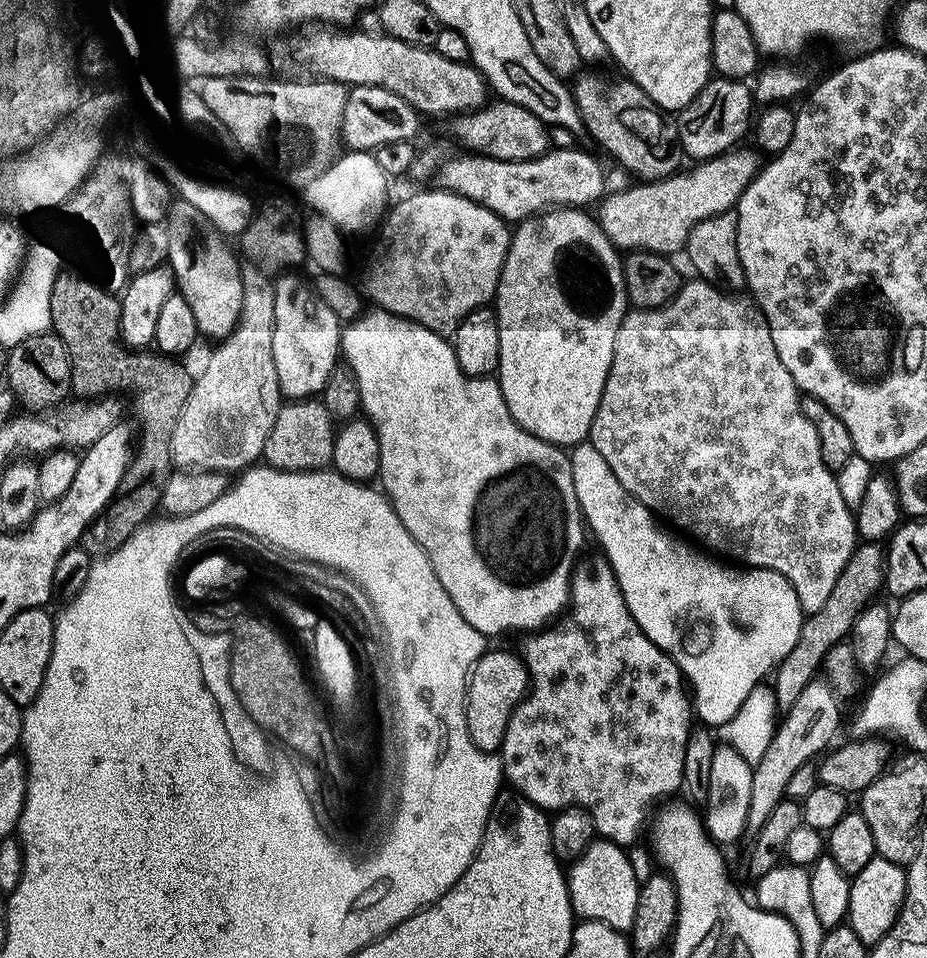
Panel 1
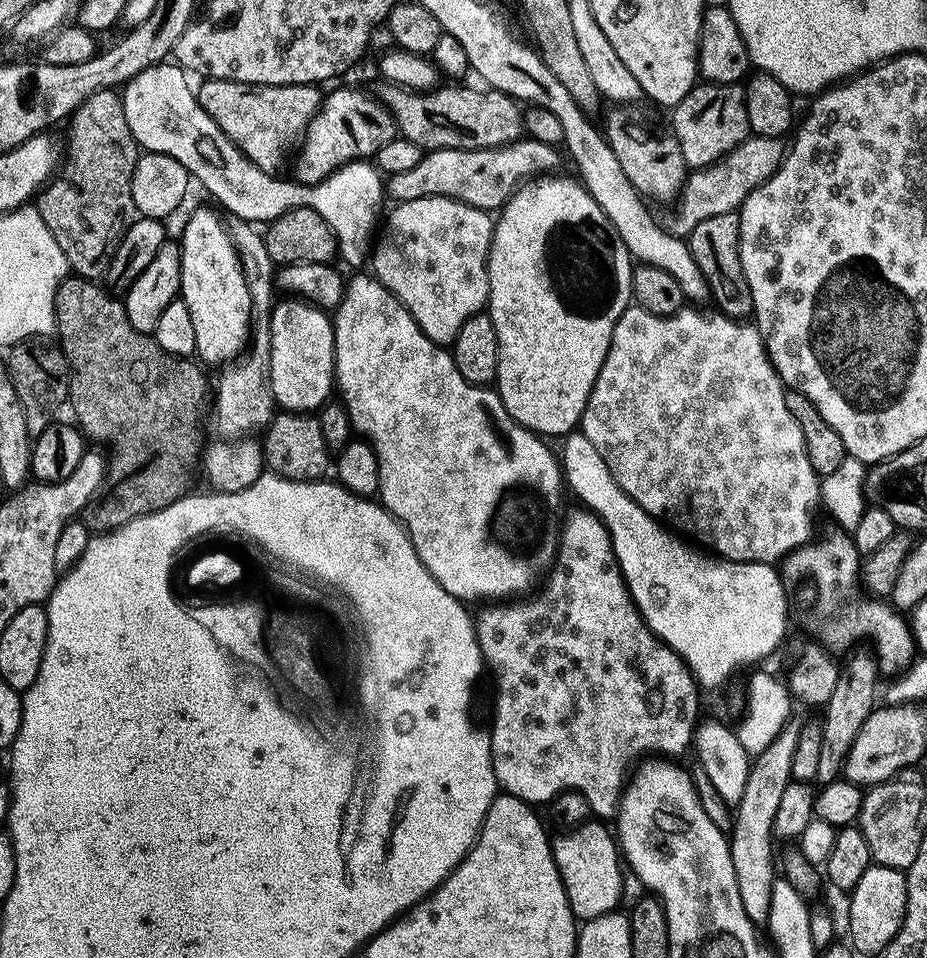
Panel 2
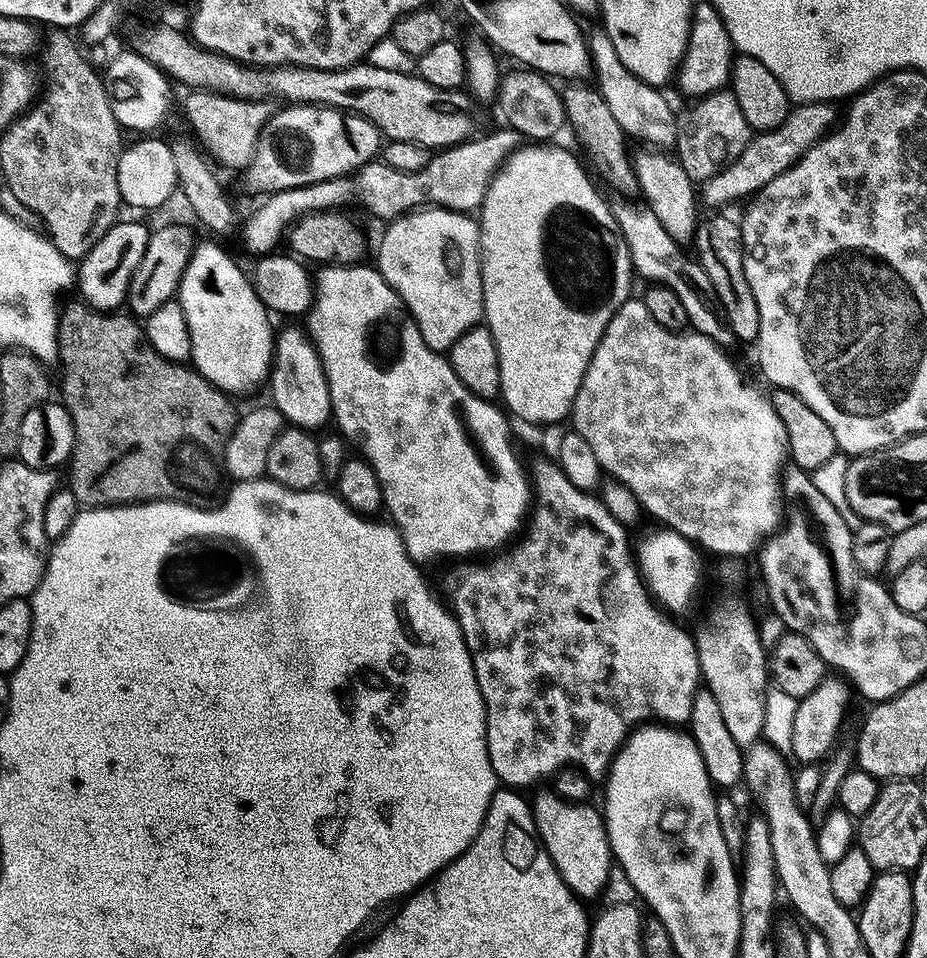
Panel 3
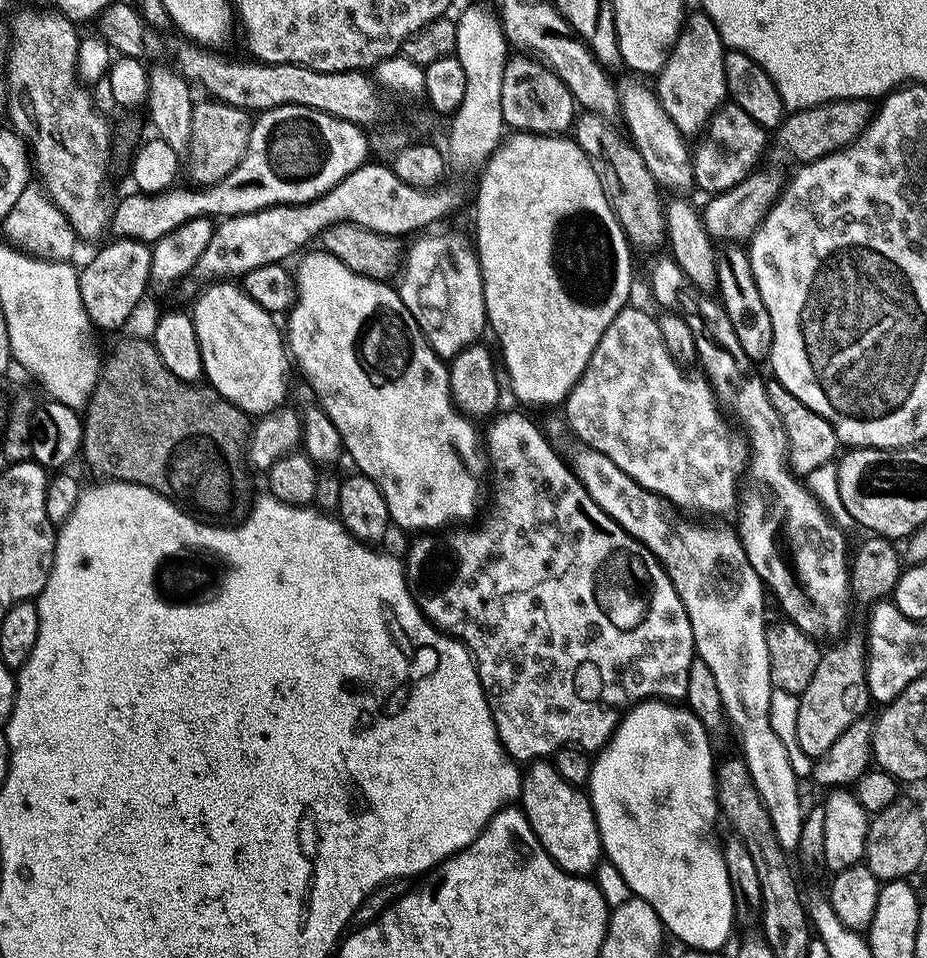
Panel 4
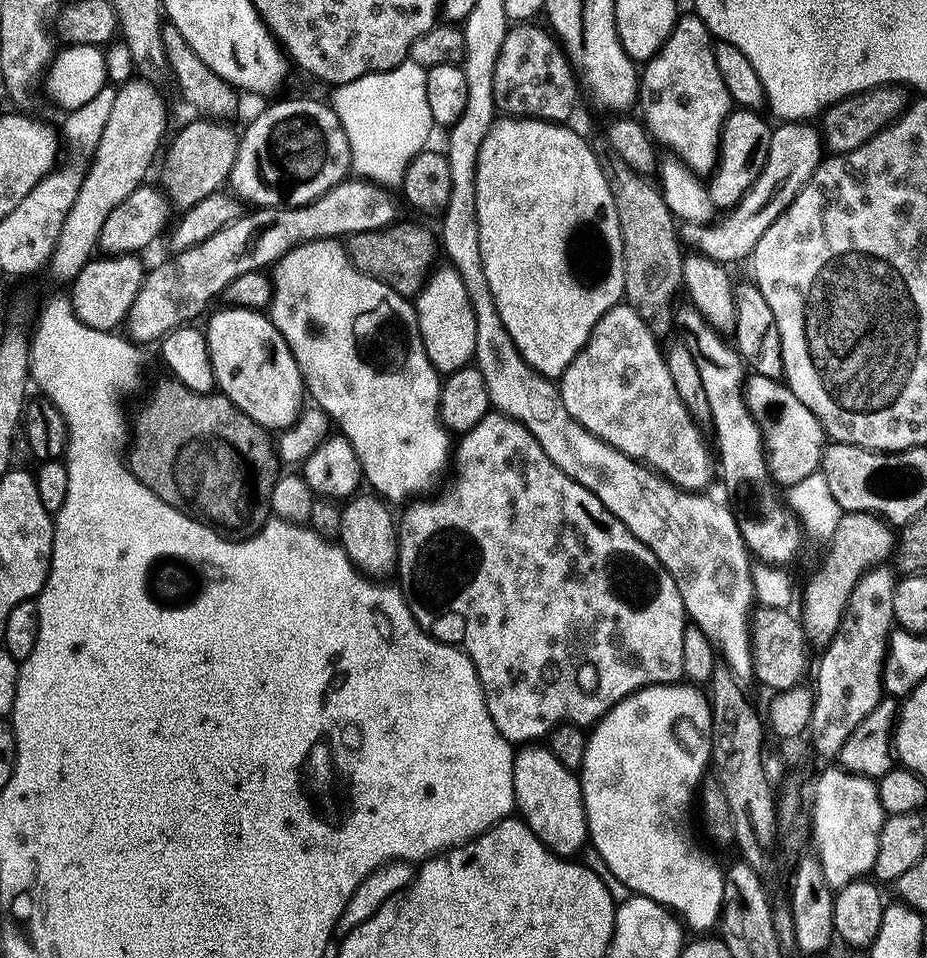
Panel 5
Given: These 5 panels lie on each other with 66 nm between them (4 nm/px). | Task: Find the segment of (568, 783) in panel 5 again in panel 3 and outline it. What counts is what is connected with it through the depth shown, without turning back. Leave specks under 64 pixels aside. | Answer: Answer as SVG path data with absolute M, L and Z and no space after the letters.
M539 792L535 793L536 800L533 799L531 805L544 849L575 896L584 902L598 899L607 890L614 869L612 843L601 809L588 804L571 804L556 792Z

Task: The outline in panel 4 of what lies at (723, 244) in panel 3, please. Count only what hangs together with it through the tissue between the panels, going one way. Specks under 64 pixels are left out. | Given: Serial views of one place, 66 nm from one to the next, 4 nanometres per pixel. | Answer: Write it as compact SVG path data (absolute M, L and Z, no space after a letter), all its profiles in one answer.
M740 246L725 248L728 249L719 253L716 262L718 300L723 304L730 322L733 323L734 333L737 334L743 350L746 350L750 359L755 362L767 361L774 346L774 322L770 322L770 310L766 310L766 302L762 302L762 294L758 290L758 282L754 278L747 251Z

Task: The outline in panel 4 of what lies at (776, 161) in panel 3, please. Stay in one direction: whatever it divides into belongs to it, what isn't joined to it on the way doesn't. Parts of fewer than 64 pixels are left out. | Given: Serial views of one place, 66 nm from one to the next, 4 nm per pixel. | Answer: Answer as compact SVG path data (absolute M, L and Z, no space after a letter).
M835 100L817 108L804 108L800 112L792 112L780 125L780 144L786 151L793 152L801 165L813 164L852 144L868 128L873 115L873 103L868 100Z

